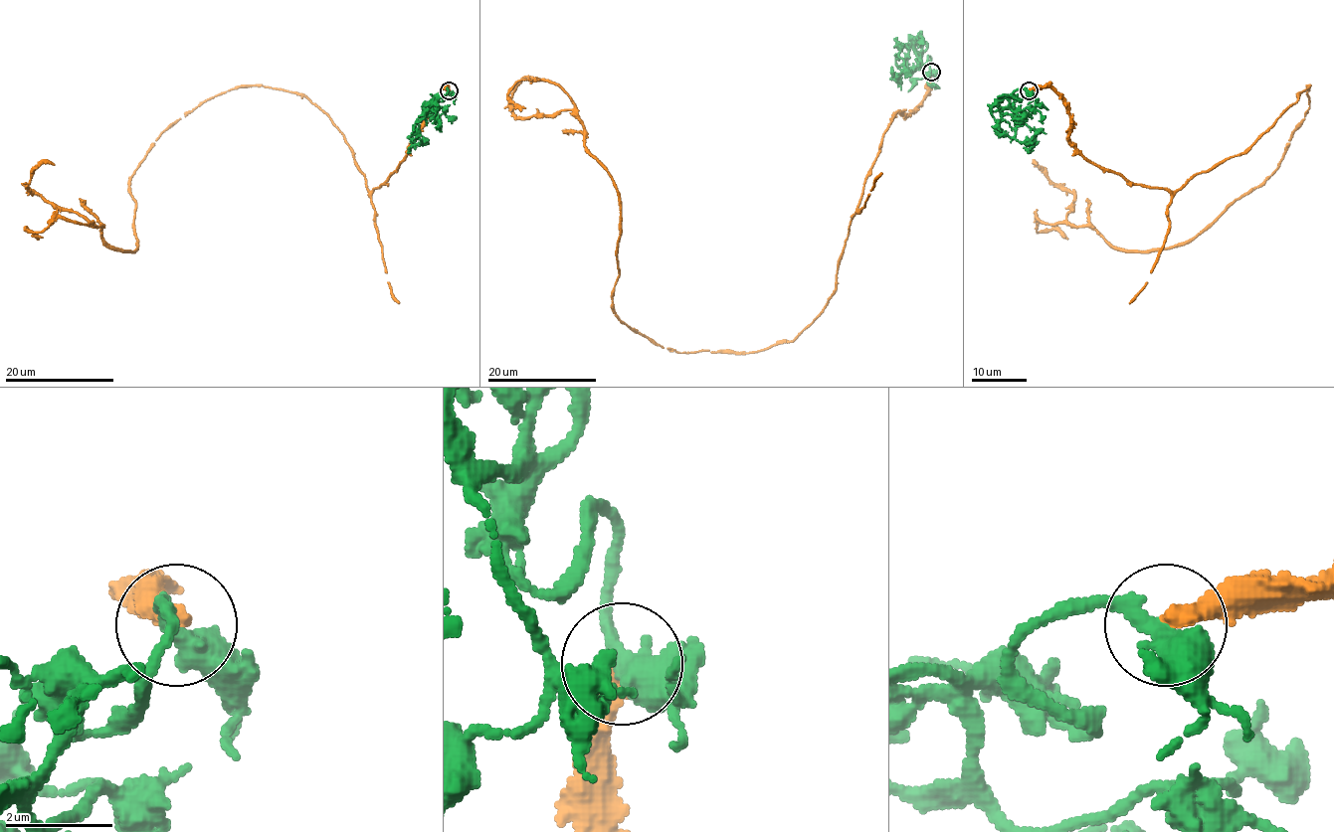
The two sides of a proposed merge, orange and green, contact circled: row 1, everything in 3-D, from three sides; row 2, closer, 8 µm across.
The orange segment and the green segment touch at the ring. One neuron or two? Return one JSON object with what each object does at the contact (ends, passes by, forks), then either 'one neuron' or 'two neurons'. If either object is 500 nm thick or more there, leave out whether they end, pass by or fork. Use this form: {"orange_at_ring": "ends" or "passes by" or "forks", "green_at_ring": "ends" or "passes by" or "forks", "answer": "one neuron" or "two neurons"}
{"orange_at_ring": "ends", "green_at_ring": "passes by", "answer": "two neurons"}

